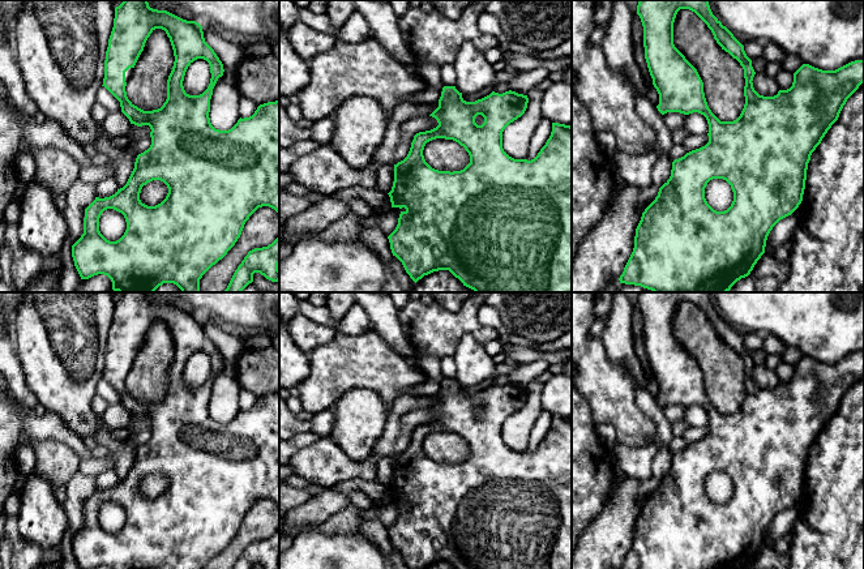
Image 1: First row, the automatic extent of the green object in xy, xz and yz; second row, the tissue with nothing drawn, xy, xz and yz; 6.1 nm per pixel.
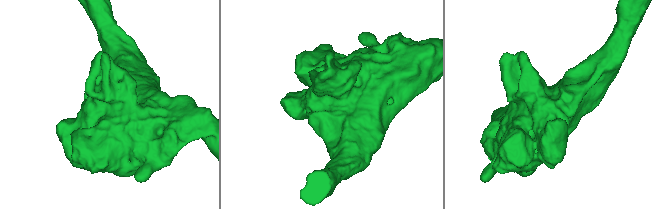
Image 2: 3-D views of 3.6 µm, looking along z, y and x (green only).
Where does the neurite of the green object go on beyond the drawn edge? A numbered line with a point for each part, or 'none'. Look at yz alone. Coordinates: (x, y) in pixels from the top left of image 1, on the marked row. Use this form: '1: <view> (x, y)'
none

